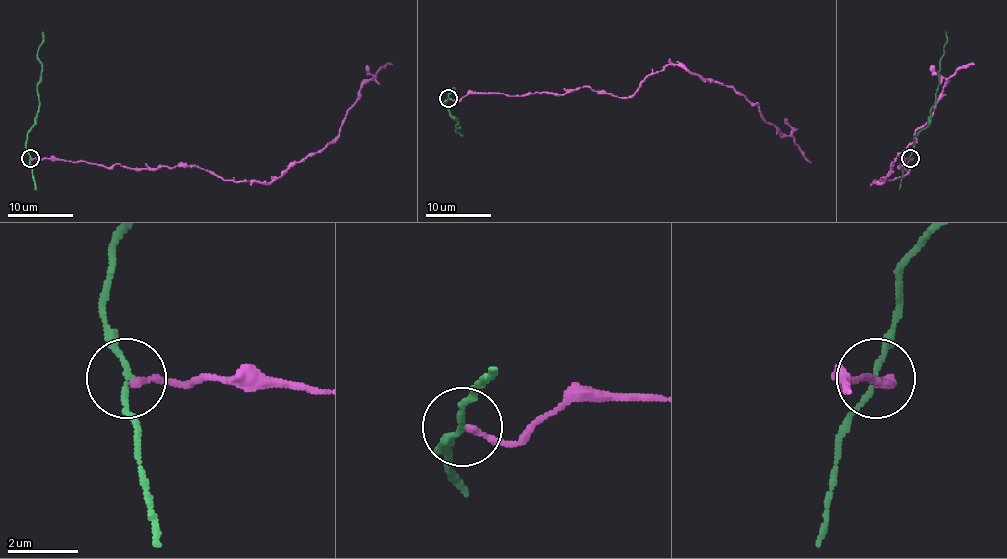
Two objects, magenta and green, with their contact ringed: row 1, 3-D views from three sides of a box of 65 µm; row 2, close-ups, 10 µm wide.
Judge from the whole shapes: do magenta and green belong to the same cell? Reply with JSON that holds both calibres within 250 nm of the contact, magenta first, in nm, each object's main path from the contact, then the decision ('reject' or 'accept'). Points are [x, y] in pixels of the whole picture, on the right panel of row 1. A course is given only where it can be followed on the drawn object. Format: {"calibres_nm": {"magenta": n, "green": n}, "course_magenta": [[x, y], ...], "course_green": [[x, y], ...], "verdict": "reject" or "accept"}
{"calibres_nm": {"magenta": 180, "green": 140}, "course_magenta": [[909, 158], [906, 169], [898, 166], [909, 169], [903, 176], [876, 181], [932, 115], [947, 80], [973, 64]], "course_green": [[909, 158], [914, 140], [927, 125], [936, 100], [939, 62], [947, 43], [945, 31]], "verdict": "reject"}

